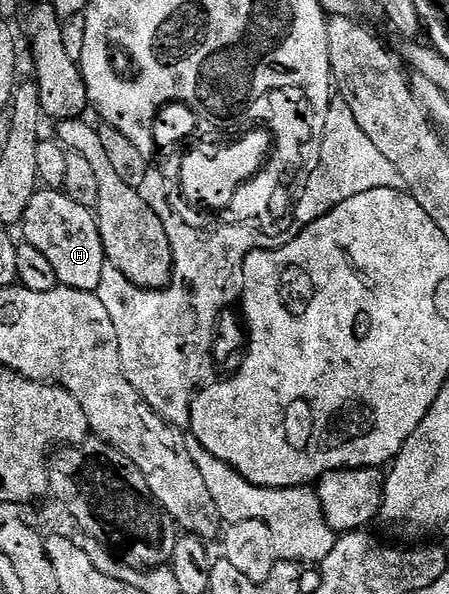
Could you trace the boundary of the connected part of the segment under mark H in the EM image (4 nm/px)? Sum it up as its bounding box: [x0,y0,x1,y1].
[19,188,107,293]

